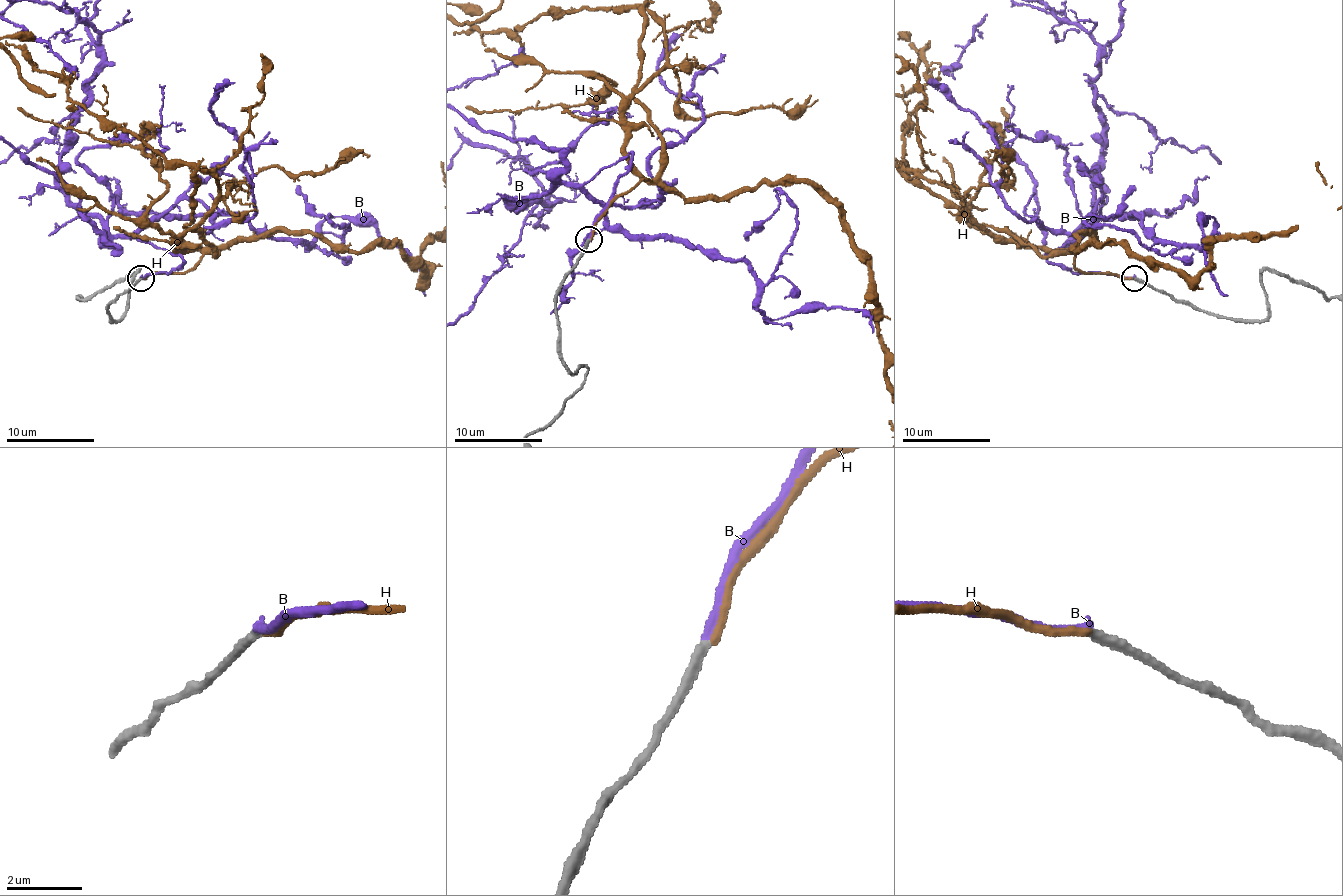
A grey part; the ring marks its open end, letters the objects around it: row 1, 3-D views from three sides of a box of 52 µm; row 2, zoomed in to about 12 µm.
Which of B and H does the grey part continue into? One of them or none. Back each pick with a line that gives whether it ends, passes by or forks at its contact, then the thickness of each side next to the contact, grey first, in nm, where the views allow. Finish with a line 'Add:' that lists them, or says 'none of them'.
B: it ends; calibres 280 and 260 nm
Add: B

